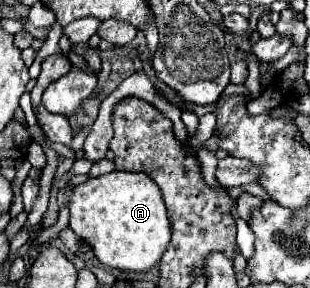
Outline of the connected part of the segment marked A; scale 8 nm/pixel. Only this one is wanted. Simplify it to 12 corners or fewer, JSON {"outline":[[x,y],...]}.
{"outline":[[146,173],[88,177],[70,227],[104,267],[148,271],[170,243]]}

